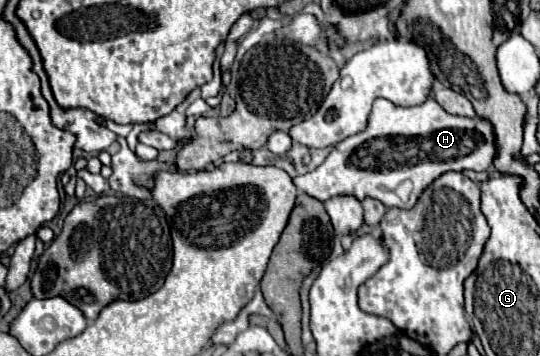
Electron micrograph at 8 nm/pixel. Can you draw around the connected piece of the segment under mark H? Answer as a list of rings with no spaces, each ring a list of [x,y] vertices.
[[[375,99],[367,127],[333,147],[315,171],[293,177],[293,183],[319,201],[335,195],[357,195],[359,201],[373,197],[385,207],[411,209],[439,175],[465,169],[487,171],[495,157],[493,125],[479,115],[449,115],[435,99],[415,107],[397,107],[387,99]]]

